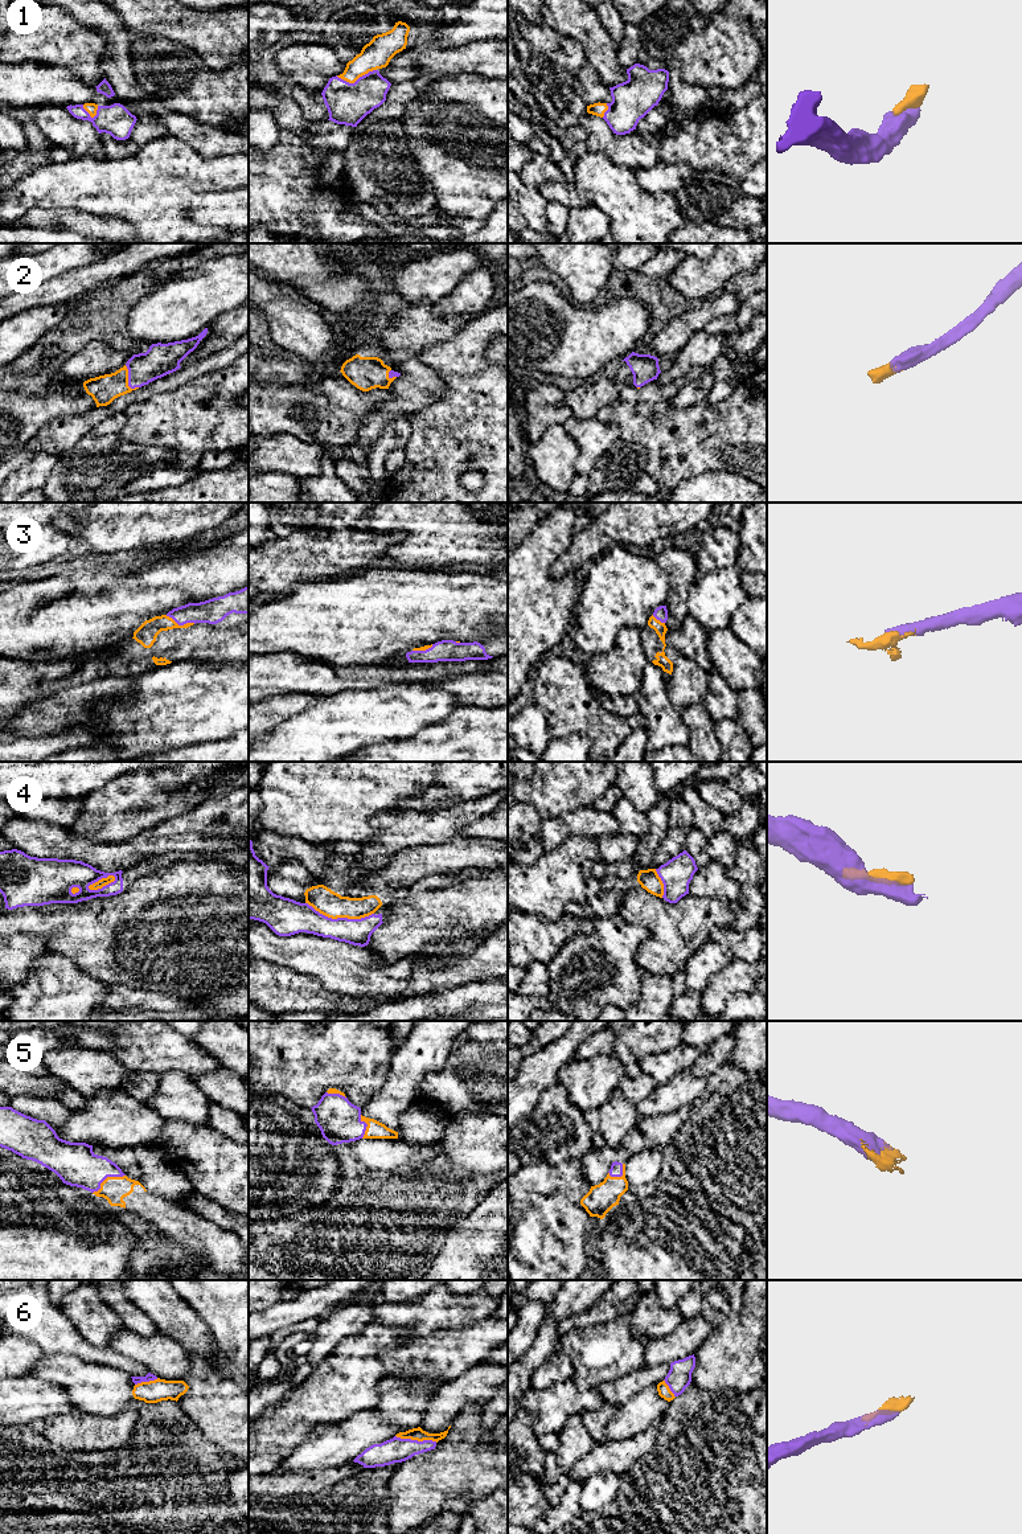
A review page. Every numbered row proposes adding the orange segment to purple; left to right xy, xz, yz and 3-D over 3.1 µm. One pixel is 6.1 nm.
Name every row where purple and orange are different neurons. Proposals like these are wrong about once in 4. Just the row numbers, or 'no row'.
4

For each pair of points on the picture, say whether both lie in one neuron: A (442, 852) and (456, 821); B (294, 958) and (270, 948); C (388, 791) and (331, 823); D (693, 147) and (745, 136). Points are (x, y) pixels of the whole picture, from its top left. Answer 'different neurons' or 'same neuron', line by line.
A: different neurons
B: same neuron
C: same neuron
D: same neuron

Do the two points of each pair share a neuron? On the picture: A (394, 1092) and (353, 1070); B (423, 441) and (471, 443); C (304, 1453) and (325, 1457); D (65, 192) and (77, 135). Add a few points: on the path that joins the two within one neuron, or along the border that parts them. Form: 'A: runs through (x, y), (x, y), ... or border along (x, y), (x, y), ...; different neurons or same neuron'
A: border along (393, 1057), (385, 1083), (360, 1107); different neurons
B: runs through (435, 441), (459, 441); same neuron
C: runs through (310, 1453), (320, 1453); same neuron
D: border along (73, 155), (103, 158); different neurons

